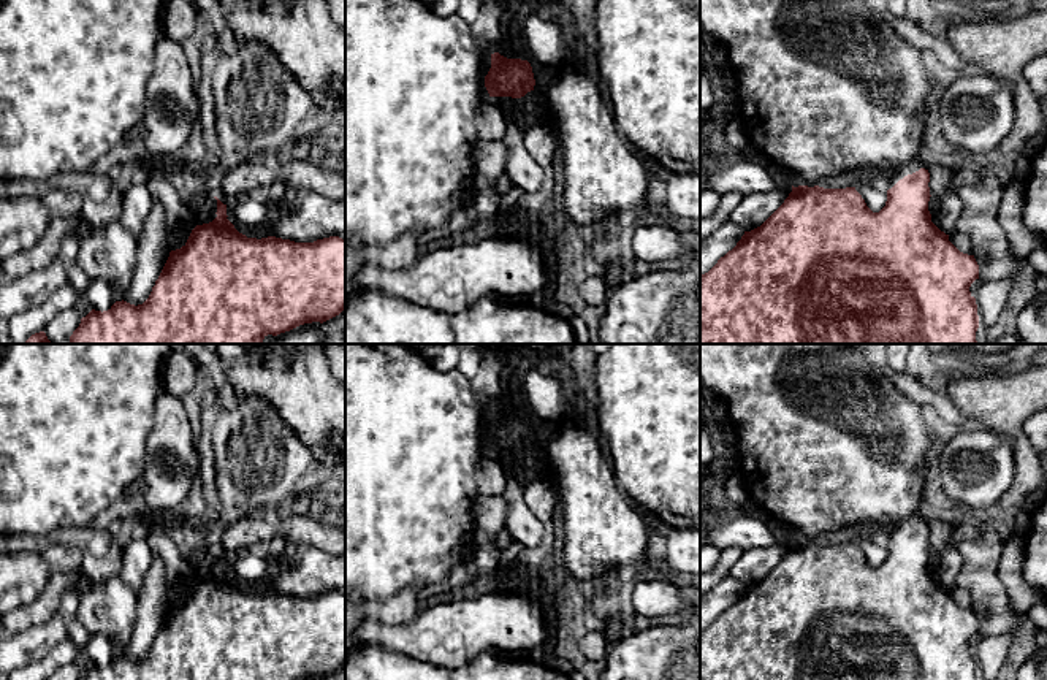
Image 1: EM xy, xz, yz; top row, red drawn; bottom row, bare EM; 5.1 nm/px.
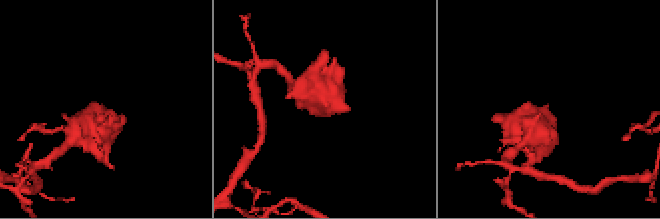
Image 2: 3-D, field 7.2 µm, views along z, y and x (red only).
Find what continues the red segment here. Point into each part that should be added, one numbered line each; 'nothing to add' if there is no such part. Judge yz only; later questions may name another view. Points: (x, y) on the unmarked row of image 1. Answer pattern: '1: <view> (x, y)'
nothing to add

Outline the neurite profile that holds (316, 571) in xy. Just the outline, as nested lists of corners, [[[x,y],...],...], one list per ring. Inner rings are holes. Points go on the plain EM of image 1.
[[[303,547],[290,571],[272,567],[266,579],[272,591],[295,598],[314,598],[329,591],[345,594],[345,553]]]

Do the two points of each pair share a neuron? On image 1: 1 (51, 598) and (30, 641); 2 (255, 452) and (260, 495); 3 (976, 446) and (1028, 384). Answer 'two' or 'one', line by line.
1: two
2: one
3: two

